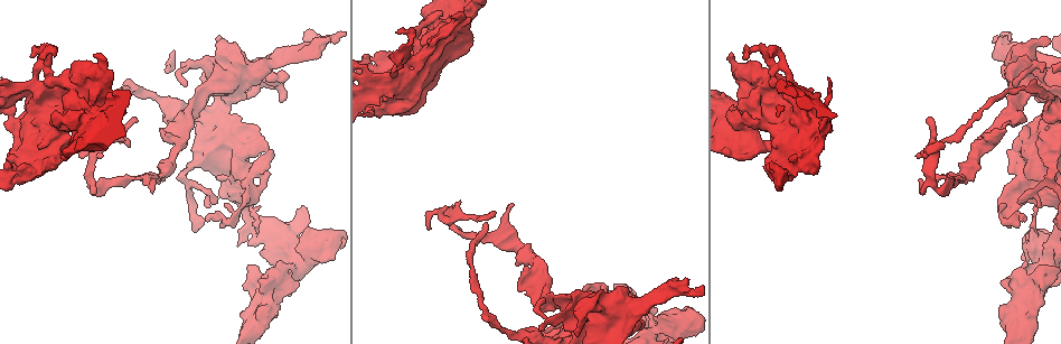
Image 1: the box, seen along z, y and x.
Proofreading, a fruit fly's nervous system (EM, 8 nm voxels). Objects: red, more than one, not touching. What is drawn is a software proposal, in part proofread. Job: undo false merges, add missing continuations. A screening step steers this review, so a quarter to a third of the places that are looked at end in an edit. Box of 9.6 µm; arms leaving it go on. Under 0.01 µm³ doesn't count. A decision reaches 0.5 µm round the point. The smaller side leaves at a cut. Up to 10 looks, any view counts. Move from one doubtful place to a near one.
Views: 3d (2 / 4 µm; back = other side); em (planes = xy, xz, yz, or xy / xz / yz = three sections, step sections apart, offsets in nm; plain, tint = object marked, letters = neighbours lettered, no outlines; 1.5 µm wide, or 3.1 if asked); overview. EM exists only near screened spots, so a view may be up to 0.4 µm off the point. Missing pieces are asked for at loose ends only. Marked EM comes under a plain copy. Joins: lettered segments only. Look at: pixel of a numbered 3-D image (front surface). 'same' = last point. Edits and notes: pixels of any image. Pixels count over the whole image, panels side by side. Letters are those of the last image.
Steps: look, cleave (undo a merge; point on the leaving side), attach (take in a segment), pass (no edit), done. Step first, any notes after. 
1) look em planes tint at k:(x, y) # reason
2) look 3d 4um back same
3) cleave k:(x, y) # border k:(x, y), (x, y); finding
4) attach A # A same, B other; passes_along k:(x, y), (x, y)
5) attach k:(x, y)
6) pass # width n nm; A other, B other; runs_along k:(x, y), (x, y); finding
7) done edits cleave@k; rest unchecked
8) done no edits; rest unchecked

look 3d 2um at 1:(738, 101) # branch stops here

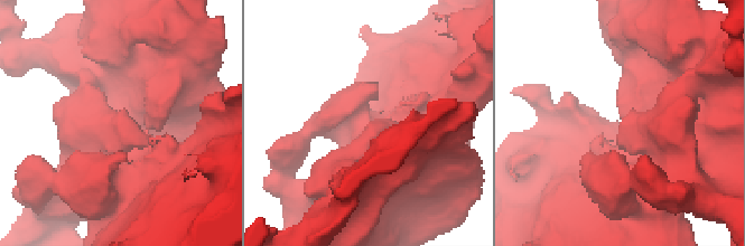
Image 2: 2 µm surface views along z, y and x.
look em planes letters at 2:(370, 124) # now the EM

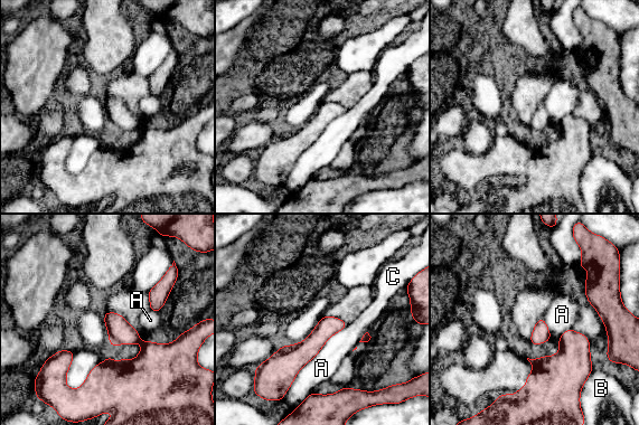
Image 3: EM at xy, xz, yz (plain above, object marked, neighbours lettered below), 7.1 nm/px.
pass # A other, B other, C other; runs_along 3:(169, 347), (102, 388); none of them fits

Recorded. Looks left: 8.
look 3d 4um at 1:(37, 52) # sharp bend

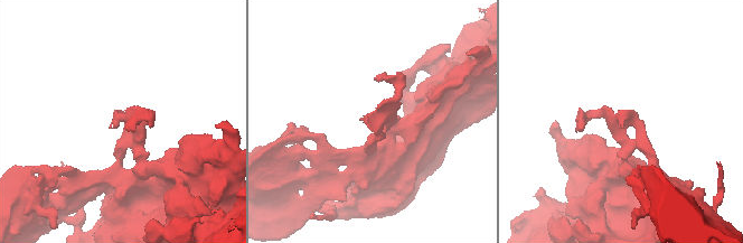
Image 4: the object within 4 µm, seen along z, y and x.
look em planes letters at 4:(377, 120) # need the tissue

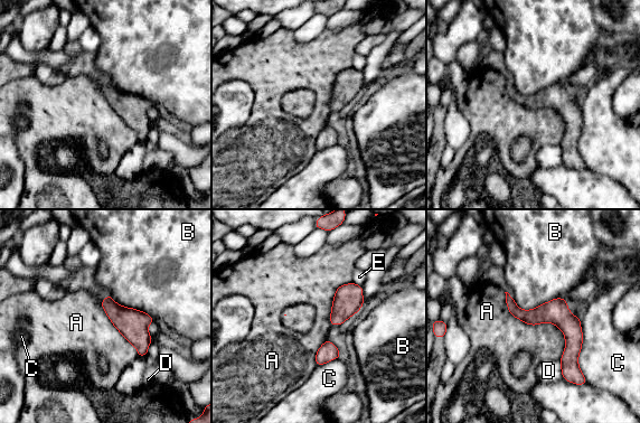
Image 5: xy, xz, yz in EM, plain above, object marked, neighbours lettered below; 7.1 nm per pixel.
pass # width 20 nm; A other, B other, C other, D other, E other; border 5:(561, 297), (527, 310), (513, 300); continuous, no second cell

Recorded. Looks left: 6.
look 3d 4um at 1:(928, 121) # end of a long branch

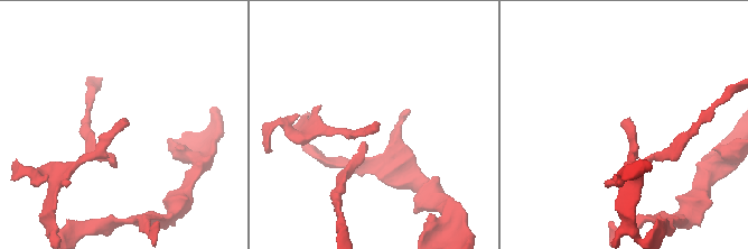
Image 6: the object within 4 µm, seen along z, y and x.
look em xz step 8 tint at 6:(376, 125)

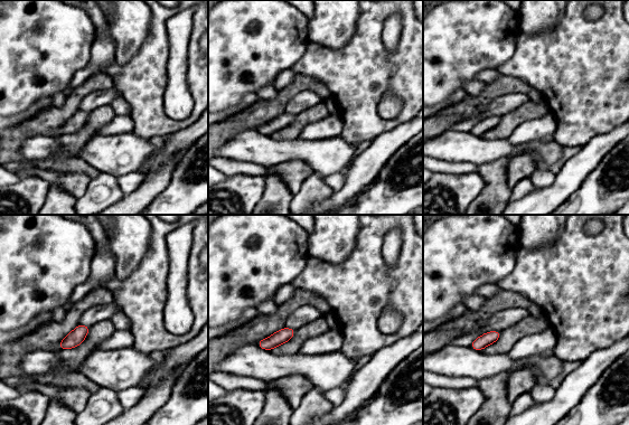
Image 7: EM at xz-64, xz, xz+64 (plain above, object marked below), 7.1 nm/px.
look em xz step 8 letters same # what lies round it

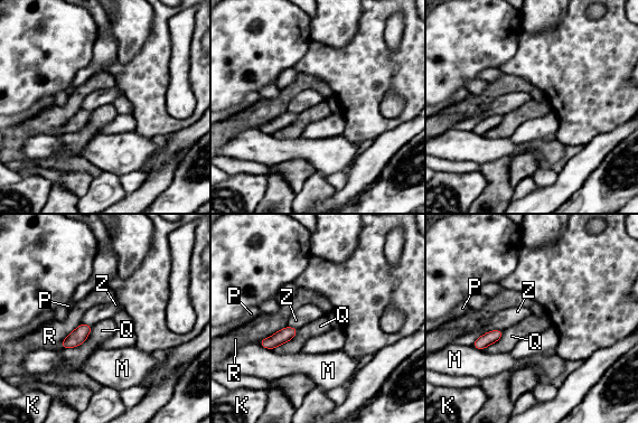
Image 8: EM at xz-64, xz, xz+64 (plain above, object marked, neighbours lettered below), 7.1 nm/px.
pass # K other, M other, P other, Q other, R other, Z other; none of them fits

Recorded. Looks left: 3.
look em xy step 4 tint at 1:(1018, 219) # thin end

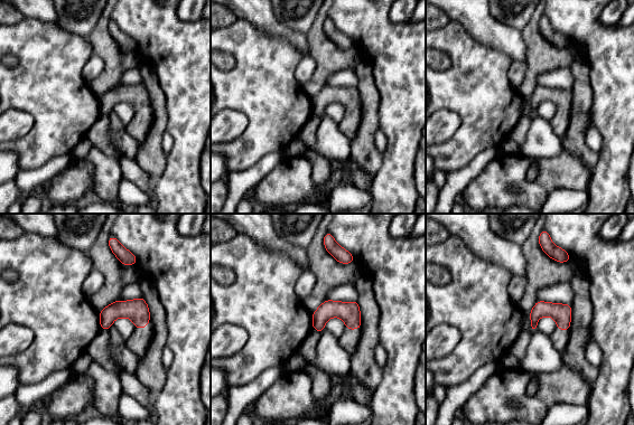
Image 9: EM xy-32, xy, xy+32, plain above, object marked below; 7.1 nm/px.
look em planes letters same

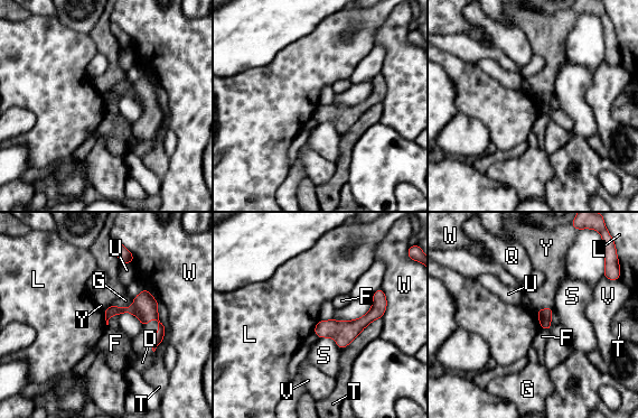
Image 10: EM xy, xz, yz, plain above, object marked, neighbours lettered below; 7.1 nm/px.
pass # D other, F other, G other, L other, Q other, S other, T other, U other, V other, W other, Y other; border 10:(536, 310), (541, 327); none of them fits

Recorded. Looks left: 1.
done no edits; rest unchecked

